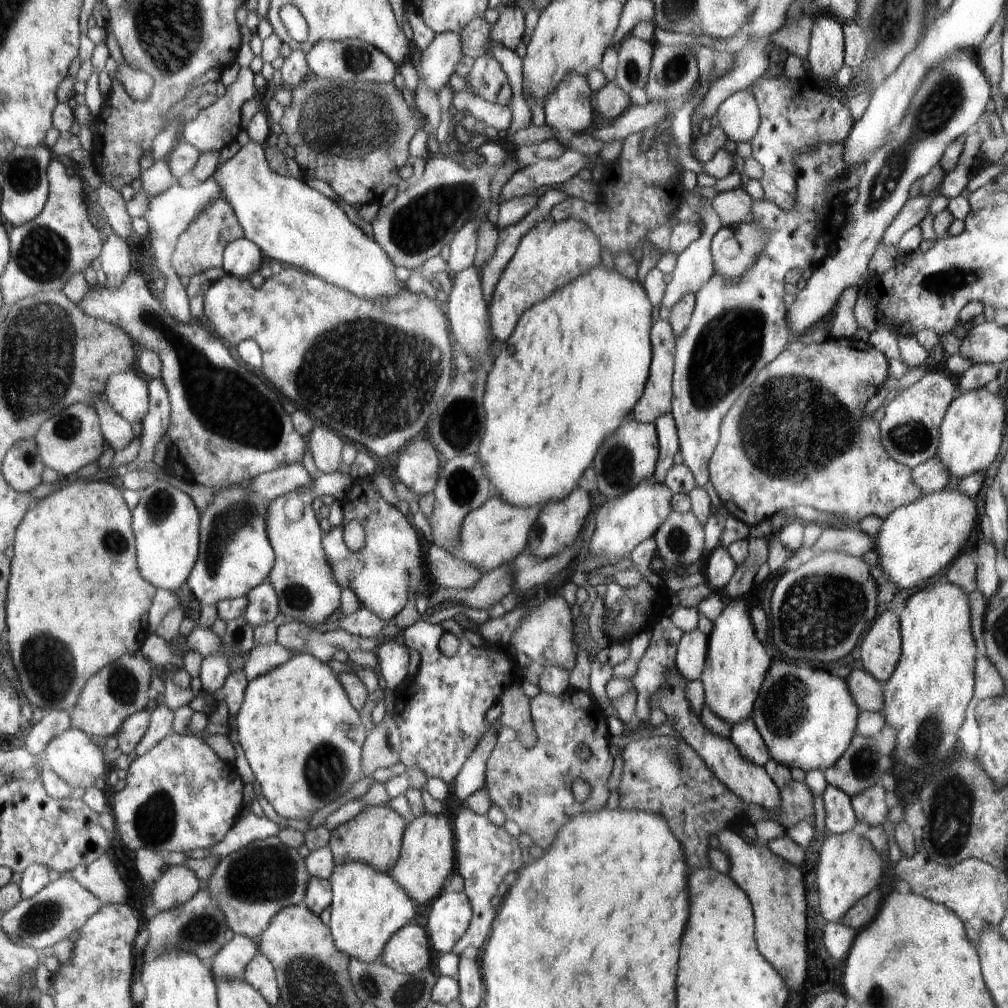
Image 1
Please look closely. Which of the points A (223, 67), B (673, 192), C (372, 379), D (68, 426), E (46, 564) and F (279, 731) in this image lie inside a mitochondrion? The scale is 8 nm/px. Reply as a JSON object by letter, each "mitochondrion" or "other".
{"A":"other","B":"other","C":"mitochondrion","D":"mitochondrion","E":"other","F":"other"}

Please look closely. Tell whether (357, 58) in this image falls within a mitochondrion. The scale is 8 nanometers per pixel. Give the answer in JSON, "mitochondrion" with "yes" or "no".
{"mitochondrion":"yes"}

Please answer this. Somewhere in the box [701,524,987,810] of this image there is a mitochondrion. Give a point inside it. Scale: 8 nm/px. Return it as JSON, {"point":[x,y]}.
{"point":[818,592]}

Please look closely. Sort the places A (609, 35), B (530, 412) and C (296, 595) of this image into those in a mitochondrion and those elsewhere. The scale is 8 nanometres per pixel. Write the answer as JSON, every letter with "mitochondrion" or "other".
{"A":"other","B":"other","C":"mitochondrion"}

